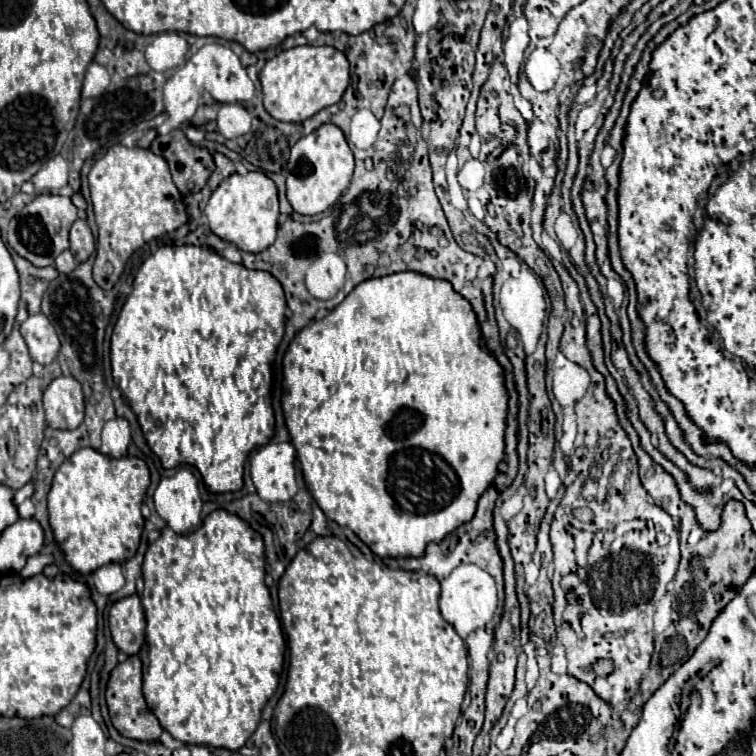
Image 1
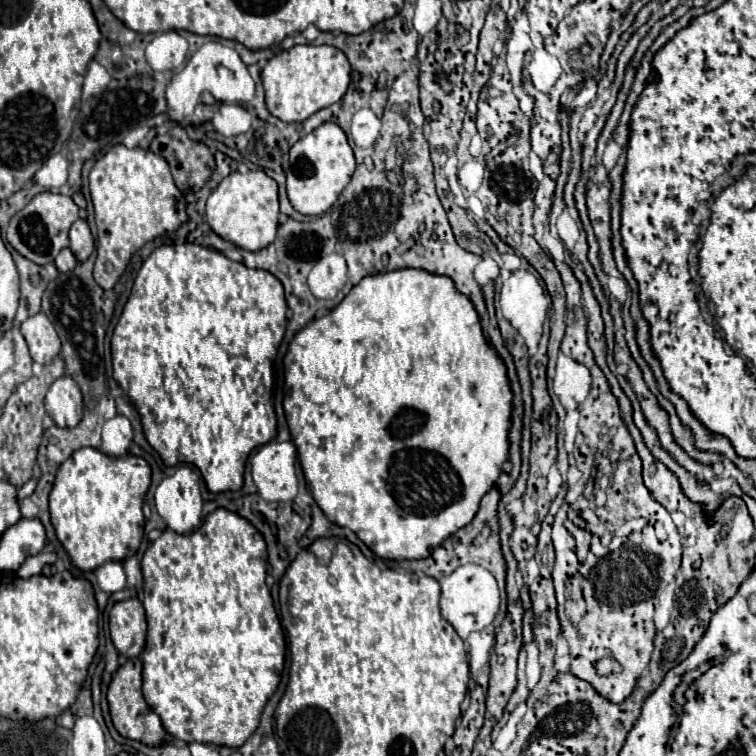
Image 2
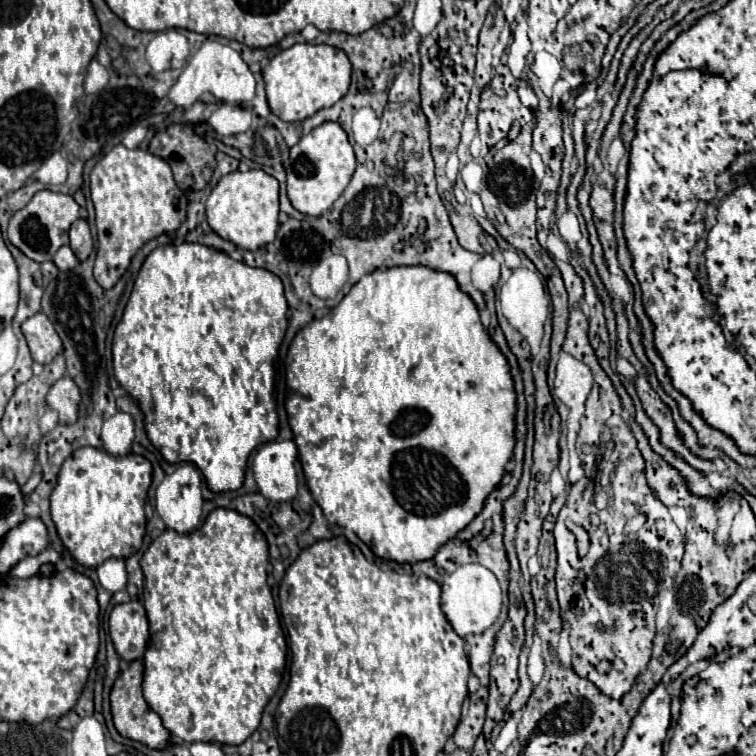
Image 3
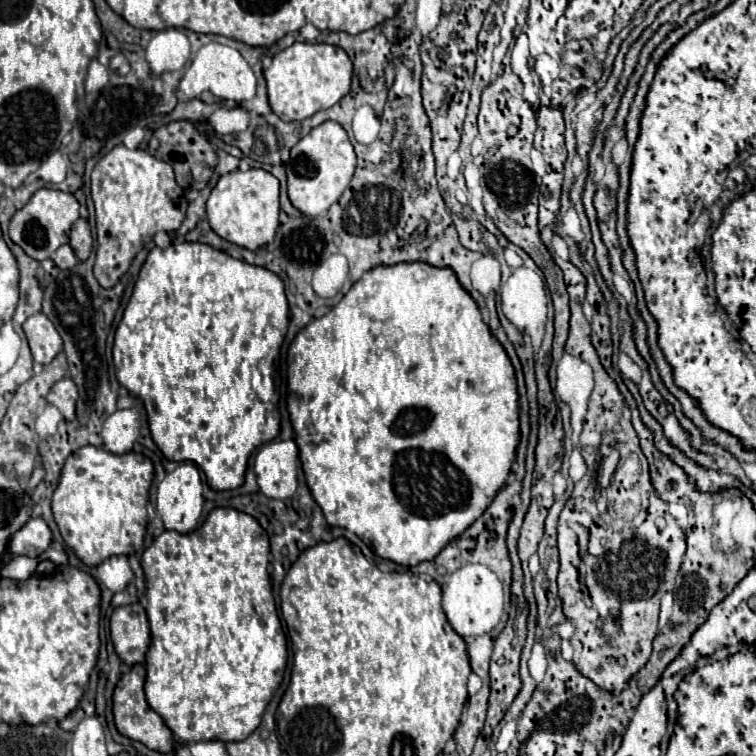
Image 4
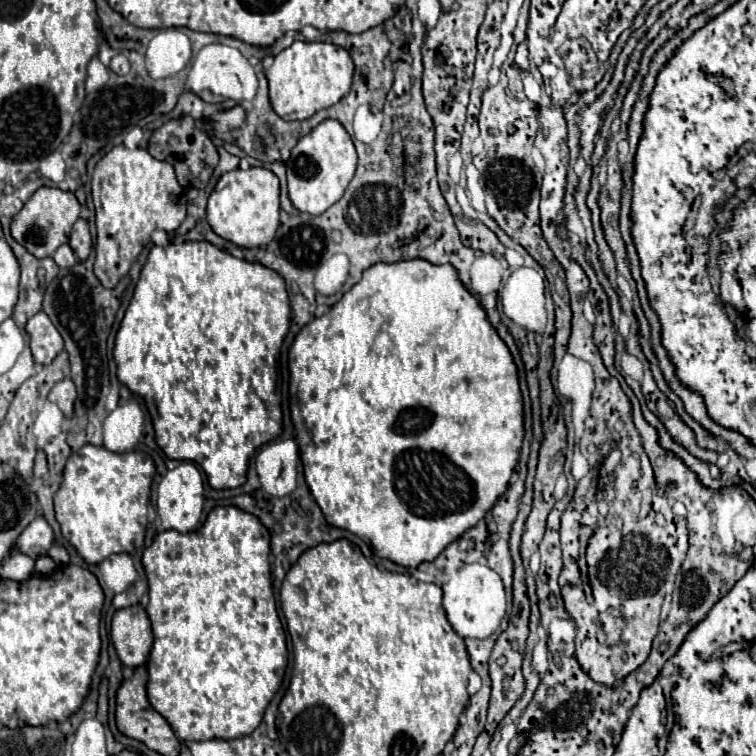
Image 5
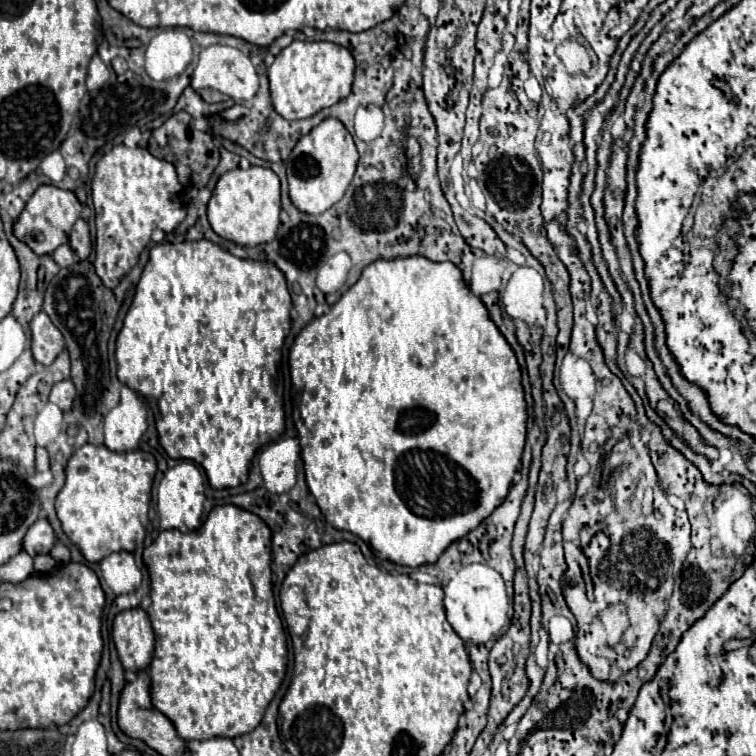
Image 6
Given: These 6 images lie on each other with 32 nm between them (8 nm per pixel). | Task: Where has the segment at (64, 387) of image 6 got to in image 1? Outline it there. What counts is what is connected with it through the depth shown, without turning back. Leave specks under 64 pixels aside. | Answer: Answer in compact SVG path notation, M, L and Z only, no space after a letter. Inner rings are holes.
M58 376L44 390L44 412L50 428L76 430L84 422L84 394L74 376Z

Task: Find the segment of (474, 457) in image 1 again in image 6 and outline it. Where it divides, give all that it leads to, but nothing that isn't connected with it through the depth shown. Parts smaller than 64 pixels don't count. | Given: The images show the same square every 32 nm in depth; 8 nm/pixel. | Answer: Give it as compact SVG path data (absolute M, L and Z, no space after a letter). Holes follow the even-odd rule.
M408 256L408 258L396 258L396 260L376 260L372 262L368 268L364 268L360 280L348 290L342 294L342 298L332 306L332 310L320 318L314 318L308 326L304 326L300 330L300 334L296 336L292 348L290 348L290 356L288 356L288 366L290 366L290 378L292 378L292 390L296 394L296 400L294 400L294 412L292 412L292 418L294 418L294 424L296 424L296 430L298 430L298 440L300 440L300 456L302 456L302 462L304 462L304 472L306 472L306 484L312 492L312 496L316 498L316 504L320 506L326 522L338 530L348 530L356 536L360 536L364 542L368 542L374 550L374 554L378 558L384 558L384 560L390 560L390 562L396 562L396 564L402 564L402 566L422 566L422 564L432 564L438 560L440 552L444 552L448 548L448 544L452 544L454 540L458 540L460 536L466 536L472 528L476 528L476 524L480 524L480 520L484 520L492 508L496 508L508 494L510 490L510 484L512 484L512 476L516 474L516 468L520 464L520 456L522 456L522 450L524 450L524 438L526 438L526 402L524 402L524 390L520 386L520 368L518 368L518 362L516 362L516 356L512 352L512 348L508 346L508 342L504 340L504 336L500 334L500 330L496 328L496 324L490 320L488 316L488 310L486 306L482 304L482 300L472 294L472 290L464 284L462 276L460 276L460 270L454 266L454 264L436 264L424 256Z

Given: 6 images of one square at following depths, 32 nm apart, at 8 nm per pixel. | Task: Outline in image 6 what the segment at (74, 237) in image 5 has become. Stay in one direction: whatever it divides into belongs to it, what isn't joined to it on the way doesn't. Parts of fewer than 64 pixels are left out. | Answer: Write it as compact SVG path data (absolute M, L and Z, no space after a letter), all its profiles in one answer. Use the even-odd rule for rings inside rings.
M78 220L72 228L72 234L70 234L70 246L72 250L76 252L76 256L80 260L86 260L90 250L92 250L92 240L90 240L90 230L88 230L88 224L84 220Z

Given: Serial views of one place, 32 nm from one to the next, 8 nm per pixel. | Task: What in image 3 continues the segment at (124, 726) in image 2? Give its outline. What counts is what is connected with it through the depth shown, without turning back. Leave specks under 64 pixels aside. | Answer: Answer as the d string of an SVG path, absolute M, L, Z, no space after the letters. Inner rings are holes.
M142 660L128 662L126 670L122 670L118 674L118 678L110 690L110 710L112 710L114 726L124 738L138 740L138 742L146 744L148 748L166 748L170 742L170 732L162 726L160 716L154 710L150 710L150 706L146 704L146 700L142 696L142 676L144 676Z

